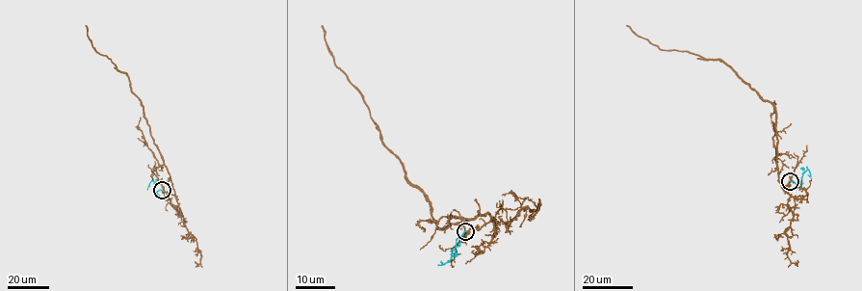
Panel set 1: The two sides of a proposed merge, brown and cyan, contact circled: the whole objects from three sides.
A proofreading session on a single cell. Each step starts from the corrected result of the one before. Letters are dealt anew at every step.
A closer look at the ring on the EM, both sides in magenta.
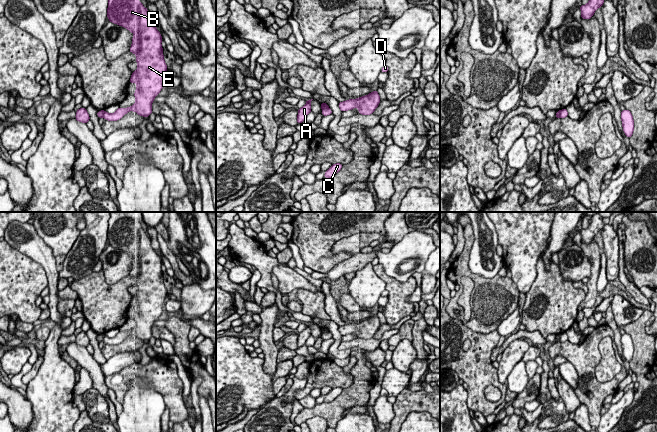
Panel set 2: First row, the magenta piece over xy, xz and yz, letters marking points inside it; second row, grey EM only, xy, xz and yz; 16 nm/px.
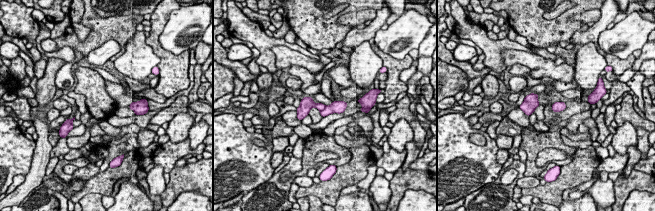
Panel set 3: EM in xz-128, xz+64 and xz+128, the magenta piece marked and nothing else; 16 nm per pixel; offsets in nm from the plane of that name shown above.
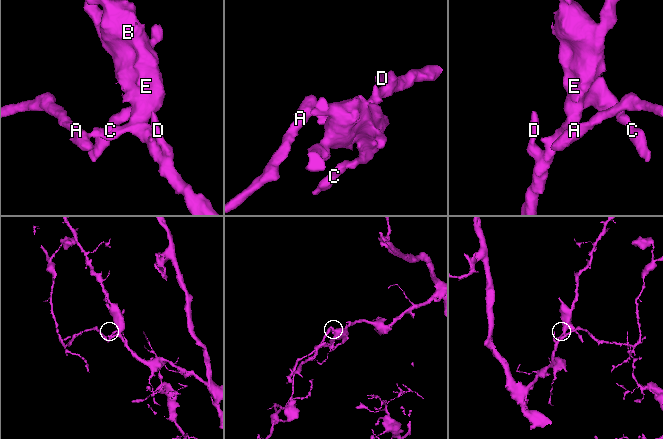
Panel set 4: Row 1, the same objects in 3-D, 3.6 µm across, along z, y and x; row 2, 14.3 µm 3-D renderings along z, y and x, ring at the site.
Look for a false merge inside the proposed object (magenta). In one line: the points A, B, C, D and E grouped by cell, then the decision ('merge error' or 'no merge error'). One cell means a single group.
A / B C D E | merge error

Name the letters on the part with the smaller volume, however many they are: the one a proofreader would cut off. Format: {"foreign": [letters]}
{"foreign": ["A"]}

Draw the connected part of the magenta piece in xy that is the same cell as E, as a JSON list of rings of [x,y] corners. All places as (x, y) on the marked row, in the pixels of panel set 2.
[[[108,0],[109,21],[134,33],[129,52],[136,55],[137,70],[132,72],[129,83],[137,83],[134,96],[136,102],[128,108],[119,107],[113,114],[103,112],[109,121],[121,119],[129,111],[148,117],[152,113],[152,102],[164,86],[167,65],[161,46],[162,36],[152,24],[149,11],[138,0]]]

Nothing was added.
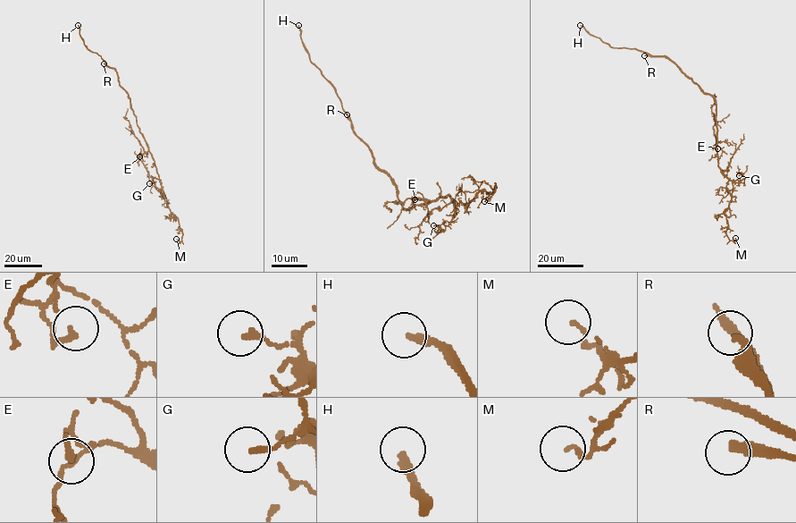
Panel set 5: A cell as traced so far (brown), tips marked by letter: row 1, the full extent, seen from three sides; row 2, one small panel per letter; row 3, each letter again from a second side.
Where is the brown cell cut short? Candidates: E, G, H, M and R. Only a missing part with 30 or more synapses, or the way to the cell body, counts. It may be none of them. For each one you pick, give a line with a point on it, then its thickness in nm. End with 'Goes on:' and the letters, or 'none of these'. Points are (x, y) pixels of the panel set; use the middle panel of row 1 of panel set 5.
H: (298, 25) | 200 nm
R: (347, 114) | 320 nm
Goes on: H, R

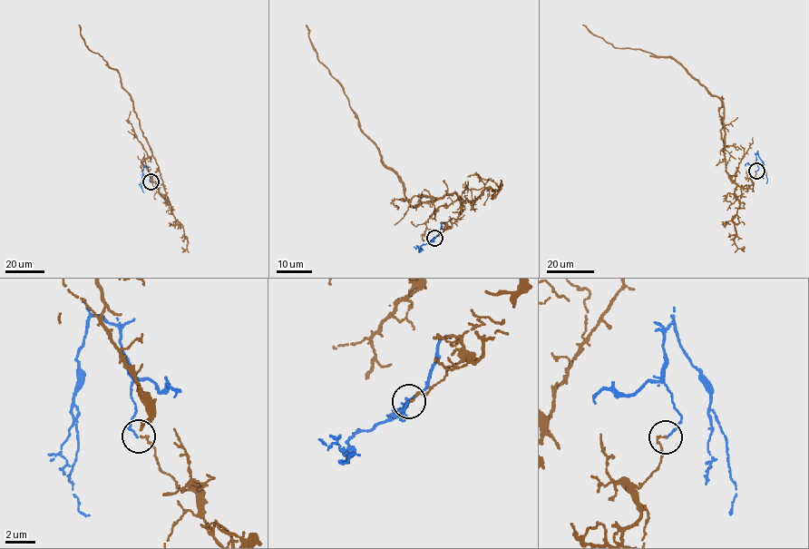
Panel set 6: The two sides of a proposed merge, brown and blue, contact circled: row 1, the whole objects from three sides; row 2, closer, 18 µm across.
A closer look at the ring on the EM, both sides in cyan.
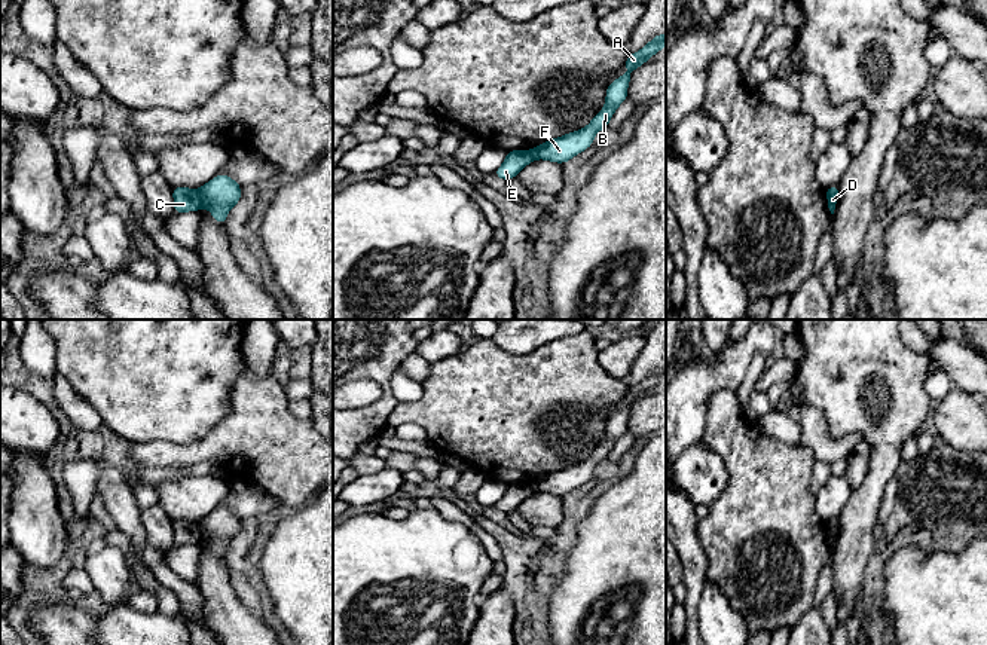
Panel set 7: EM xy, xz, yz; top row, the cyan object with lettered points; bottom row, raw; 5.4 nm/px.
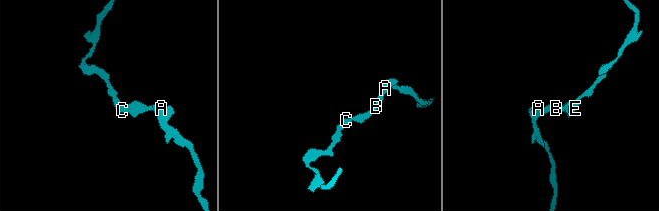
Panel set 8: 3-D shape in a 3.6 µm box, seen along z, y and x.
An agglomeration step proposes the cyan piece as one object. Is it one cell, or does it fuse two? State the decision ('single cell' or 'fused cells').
fused cells

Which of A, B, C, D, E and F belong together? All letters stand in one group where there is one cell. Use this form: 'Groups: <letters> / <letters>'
Groups: A B D F / C E

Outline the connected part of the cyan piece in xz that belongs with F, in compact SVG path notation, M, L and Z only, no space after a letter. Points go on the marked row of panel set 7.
M657 34L650 43L647 43L639 52L627 55L624 67L629 71L620 76L606 88L605 107L592 119L592 122L578 131L557 137L537 146L532 153L535 159L546 159L550 162L565 163L575 155L584 152L593 144L595 135L608 126L617 107L627 98L627 86L630 74L635 68L647 62L654 54L666 46L666 36Z

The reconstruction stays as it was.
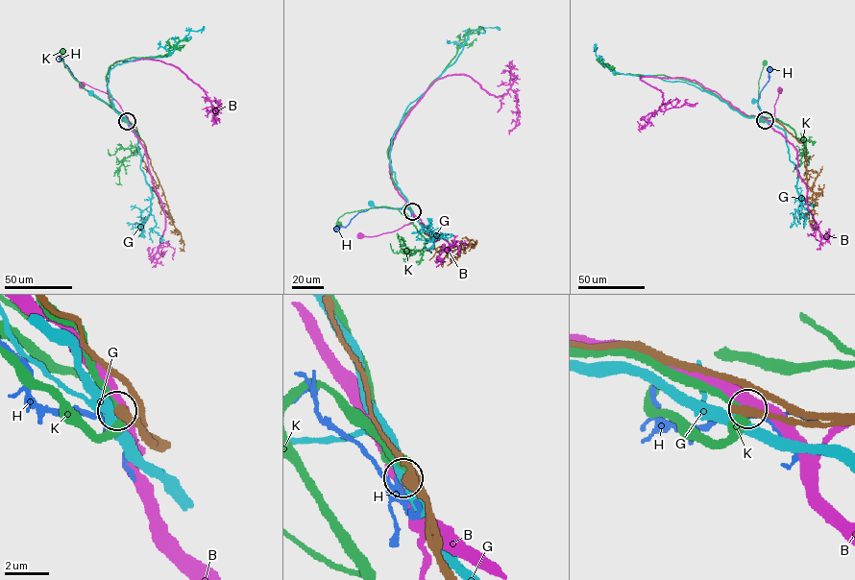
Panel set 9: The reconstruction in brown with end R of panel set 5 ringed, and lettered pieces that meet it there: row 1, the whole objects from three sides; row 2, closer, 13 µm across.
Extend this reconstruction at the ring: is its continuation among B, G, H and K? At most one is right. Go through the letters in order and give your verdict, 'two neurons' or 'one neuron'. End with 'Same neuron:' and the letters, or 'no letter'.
B: two neurons
G: two neurons
H: one neuron
K: two neurons
Same neuron: H

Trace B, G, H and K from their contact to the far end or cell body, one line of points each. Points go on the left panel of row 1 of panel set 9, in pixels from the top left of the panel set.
B: (127, 121), (127, 117), (114, 99), (85, 84), (82, 84)
G: (127, 121), (91, 92)
H: (127, 121), (122, 120), (115, 109), (85, 89), (61, 58)
K: (127, 121), (75, 79), (63, 63), (62, 52)

